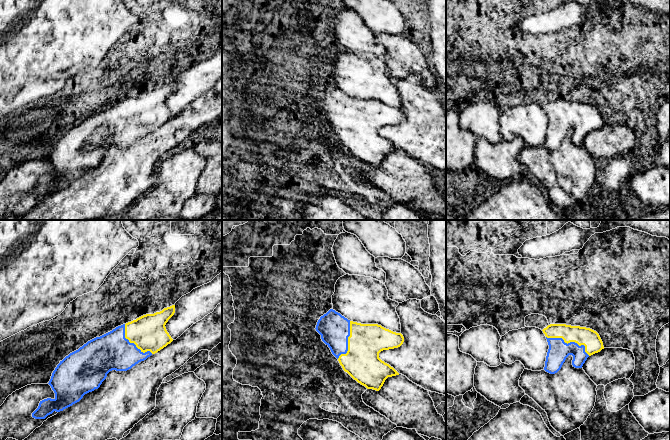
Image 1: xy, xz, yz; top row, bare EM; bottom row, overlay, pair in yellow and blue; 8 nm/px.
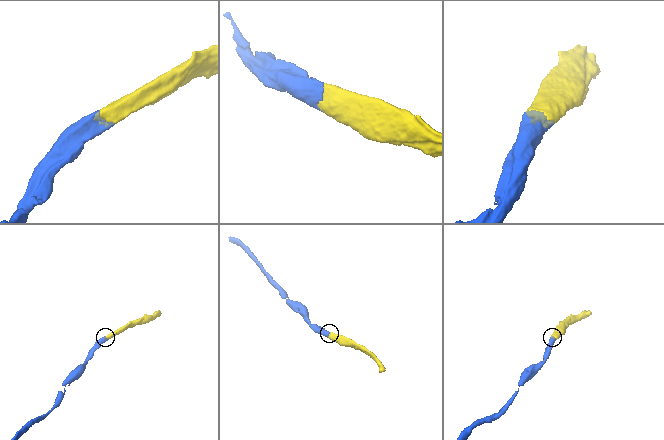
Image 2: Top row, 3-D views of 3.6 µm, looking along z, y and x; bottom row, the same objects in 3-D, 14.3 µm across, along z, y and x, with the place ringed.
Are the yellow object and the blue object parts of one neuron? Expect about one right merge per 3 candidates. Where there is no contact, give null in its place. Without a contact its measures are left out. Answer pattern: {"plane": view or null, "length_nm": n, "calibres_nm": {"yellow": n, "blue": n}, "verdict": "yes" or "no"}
{"plane": "yz", "length_nm": 380, "calibres_nm": {"yellow": 150, "blue": 170}, "verdict": "yes"}

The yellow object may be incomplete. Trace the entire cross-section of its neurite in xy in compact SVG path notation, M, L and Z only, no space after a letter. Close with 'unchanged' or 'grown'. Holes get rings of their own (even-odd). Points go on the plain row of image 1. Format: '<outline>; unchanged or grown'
M172 81L160 88L143 91L88 117L78 126L70 129L57 141L48 159L55 169L55 174L40 177L38 184L32 189L32 193L45 195L54 187L63 187L79 178L85 170L98 165L110 147L127 147L166 123L173 115L165 101L174 89L175 81Z; grown

